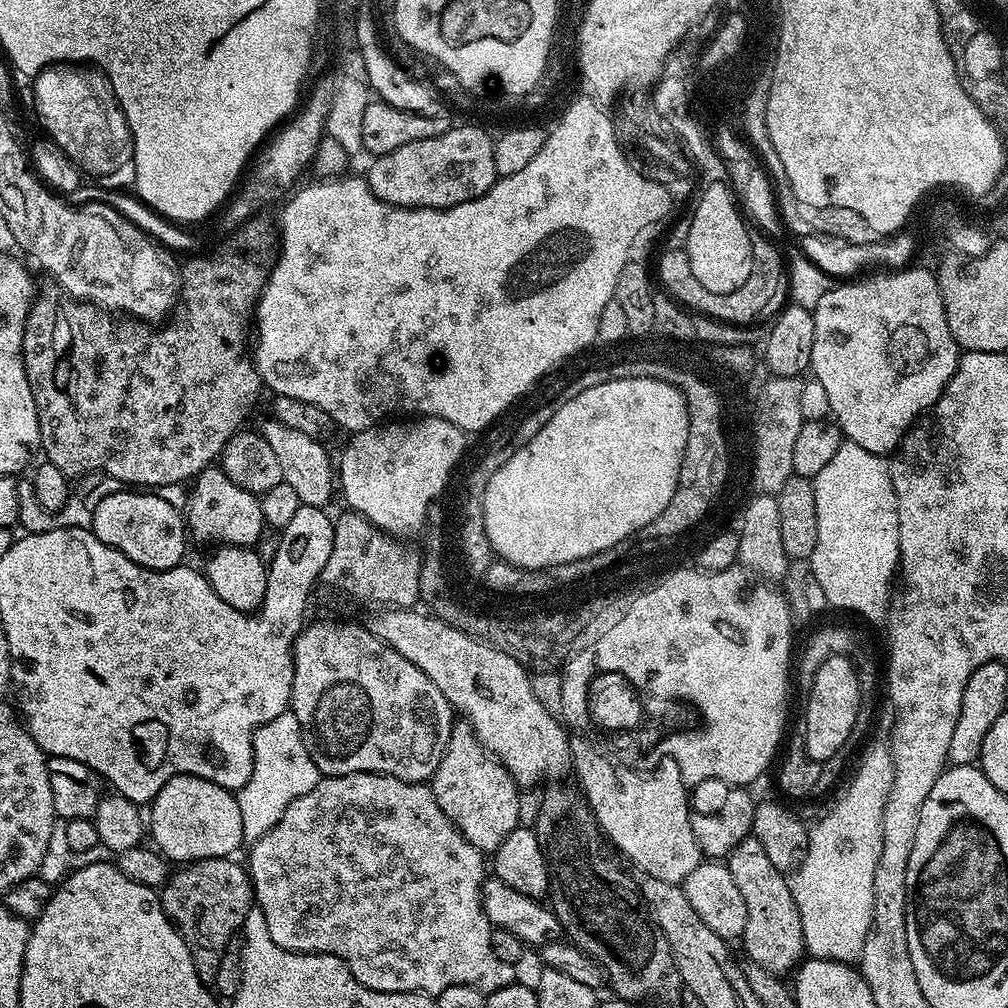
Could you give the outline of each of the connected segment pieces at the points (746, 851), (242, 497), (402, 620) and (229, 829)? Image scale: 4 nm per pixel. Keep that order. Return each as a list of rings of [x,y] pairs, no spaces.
[[[749,838],[734,846],[734,850],[726,857],[726,866],[730,870],[730,878],[734,878],[734,886],[742,890],[742,898],[746,902],[746,930],[742,937],[742,945],[744,944],[745,950],[748,951],[747,959],[777,974],[785,974],[784,972],[788,971],[791,973],[801,963],[806,949],[802,934],[802,918],[792,897],[789,877],[770,863],[766,850],[762,850],[762,842],[758,842],[755,838]]]
[[[213,466],[202,470],[191,485],[192,497],[186,508],[186,528],[196,540],[205,540],[211,546],[255,545],[256,539],[262,534],[266,523],[257,493],[242,490],[238,482],[230,482],[224,469]]]
[[[381,607],[370,630],[402,658],[414,662],[460,712],[480,745],[499,760],[521,789],[532,788],[544,776],[569,775],[572,745],[531,699],[528,669],[510,653],[464,633],[439,617],[416,608]]]
[[[188,773],[176,775],[166,782],[150,802],[149,810],[148,832],[155,842],[153,845],[166,860],[174,864],[175,862],[189,864],[196,863],[197,860],[227,859],[245,841],[242,834],[242,810],[238,807],[235,793],[208,779],[198,778]]]

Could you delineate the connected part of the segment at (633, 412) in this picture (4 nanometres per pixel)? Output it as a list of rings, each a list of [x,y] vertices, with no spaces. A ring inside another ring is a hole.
[[[630,377],[621,380],[602,382],[582,394],[578,398],[564,400],[557,407],[554,418],[530,438],[530,442],[519,445],[509,455],[498,471],[490,478],[484,491],[484,529],[486,538],[497,556],[515,567],[528,569],[548,569],[562,566],[563,563],[574,562],[578,559],[590,558],[608,547],[621,543],[623,540],[639,532],[650,522],[658,518],[665,510],[674,490],[678,486],[679,467],[682,466],[683,452],[686,450],[688,434],[688,402],[673,384],[656,380],[654,377]]]

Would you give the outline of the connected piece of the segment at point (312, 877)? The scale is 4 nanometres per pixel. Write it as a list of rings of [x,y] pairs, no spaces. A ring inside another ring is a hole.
[[[355,772],[345,776],[324,776],[310,790],[310,794],[302,794],[290,806],[286,806],[286,814],[278,818],[276,825],[262,838],[252,845],[252,853],[246,859],[248,875],[252,877],[254,904],[262,910],[262,918],[266,918],[266,930],[270,930],[270,938],[278,946],[291,952],[325,952],[336,956],[350,970],[350,974],[362,986],[375,992],[422,992],[426,996],[437,997],[442,990],[450,986],[474,986],[487,994],[502,986],[513,983],[517,979],[517,969],[511,964],[500,961],[490,947],[492,923],[486,918],[480,890],[484,886],[485,853],[479,852],[464,835],[456,829],[454,822],[442,814],[438,802],[434,798],[431,787],[427,783],[411,784],[393,776],[383,776],[377,772]]]

